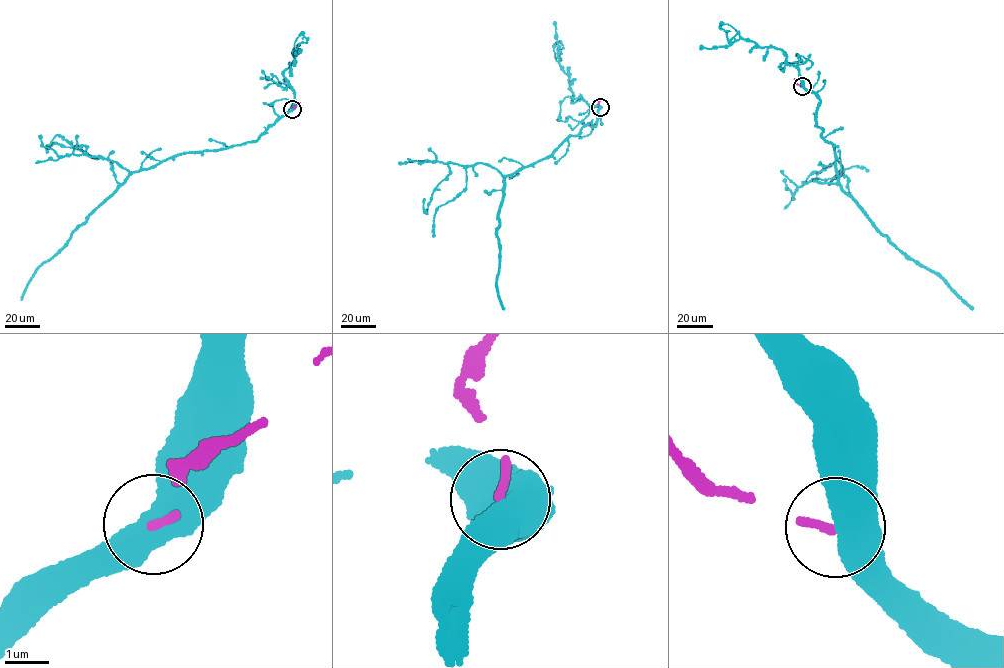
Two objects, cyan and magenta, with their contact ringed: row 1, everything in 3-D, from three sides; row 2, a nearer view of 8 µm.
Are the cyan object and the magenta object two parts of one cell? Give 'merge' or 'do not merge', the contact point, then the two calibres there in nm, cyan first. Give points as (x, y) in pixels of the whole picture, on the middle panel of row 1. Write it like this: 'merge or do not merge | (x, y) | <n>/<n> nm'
do not merge | (600, 107) | 600/170 nm

